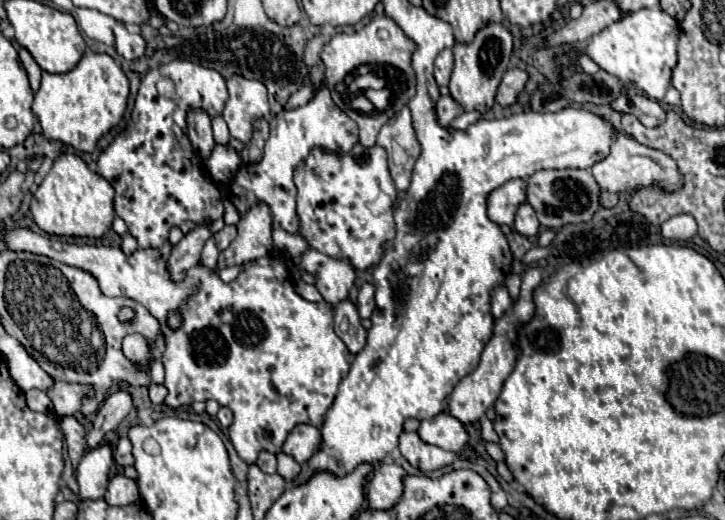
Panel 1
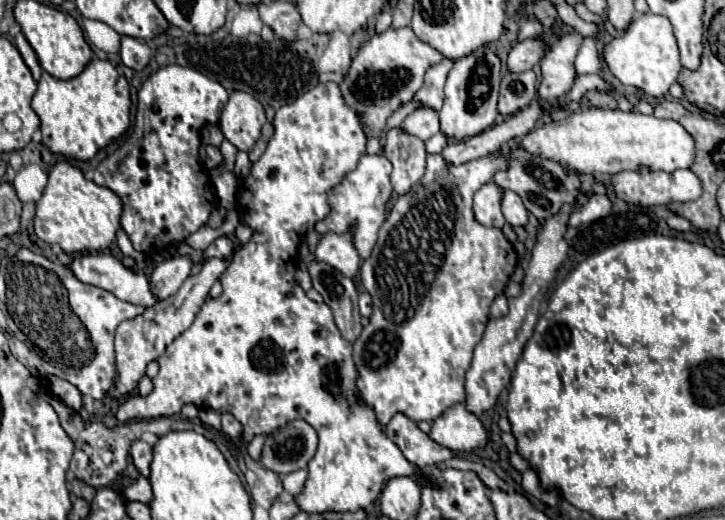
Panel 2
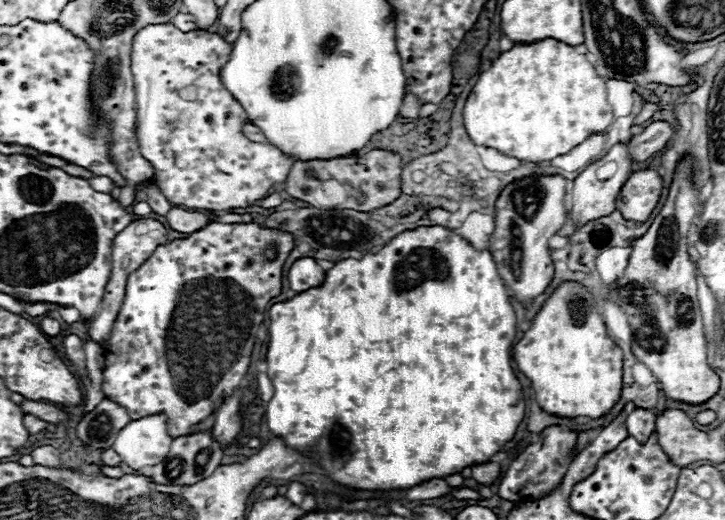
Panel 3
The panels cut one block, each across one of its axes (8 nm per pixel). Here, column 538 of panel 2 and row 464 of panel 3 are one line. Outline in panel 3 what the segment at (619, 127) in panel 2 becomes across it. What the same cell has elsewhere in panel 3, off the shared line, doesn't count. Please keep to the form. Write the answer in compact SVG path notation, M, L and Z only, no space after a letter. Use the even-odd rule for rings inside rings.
M154 414L128 422L116 436L112 448L120 454L122 462L134 470L160 464L170 450L172 438L166 432L166 416Z

